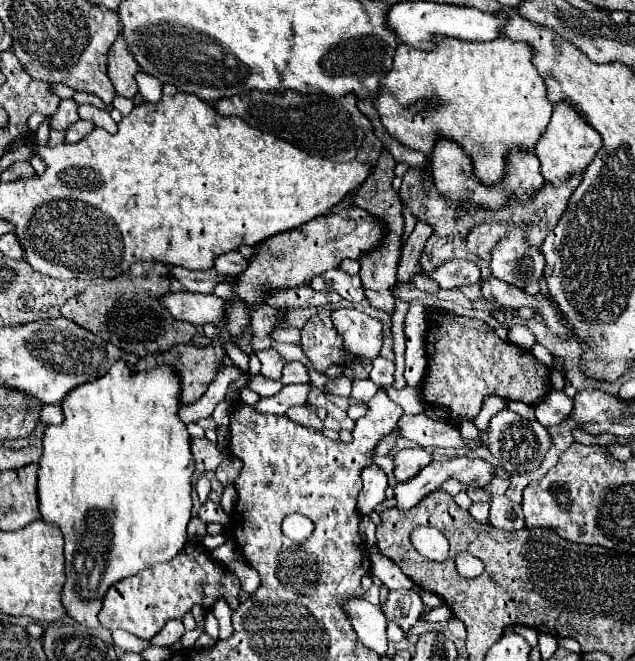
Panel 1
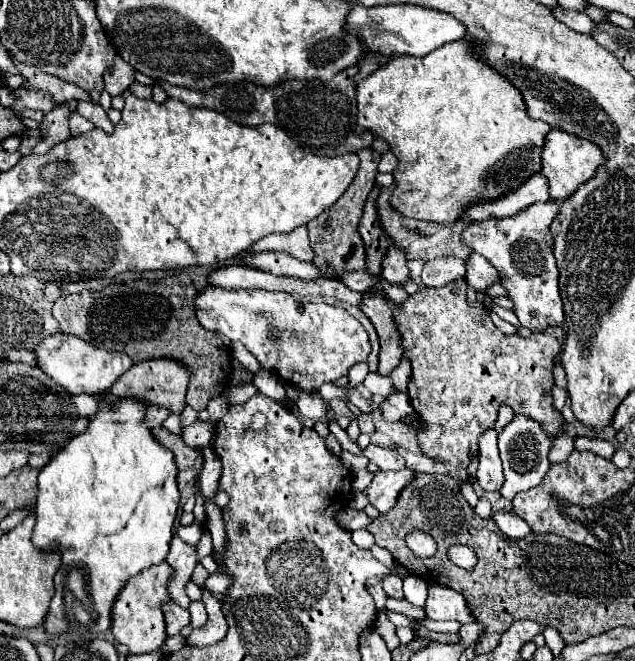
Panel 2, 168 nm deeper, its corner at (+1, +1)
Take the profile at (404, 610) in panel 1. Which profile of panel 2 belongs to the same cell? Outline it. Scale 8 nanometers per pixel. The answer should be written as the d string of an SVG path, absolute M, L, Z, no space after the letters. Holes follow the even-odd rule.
M407 575L405 577L405 601L415 607L423 607L425 599L427 599L427 583L415 575Z

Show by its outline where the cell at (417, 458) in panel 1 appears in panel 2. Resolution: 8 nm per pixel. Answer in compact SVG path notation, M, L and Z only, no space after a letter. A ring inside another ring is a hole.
M369 445L363 455L377 463L377 467L381 471L397 471L405 467L405 459L395 451L395 449L387 449L387 447L377 447L377 445Z

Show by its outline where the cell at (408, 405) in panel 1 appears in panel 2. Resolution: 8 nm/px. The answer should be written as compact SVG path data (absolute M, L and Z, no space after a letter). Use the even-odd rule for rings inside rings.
M369 373L365 377L365 381L363 381L363 387L367 391L371 391L373 395L381 395L381 397L387 397L393 391L391 379L389 377L381 377L379 373Z

